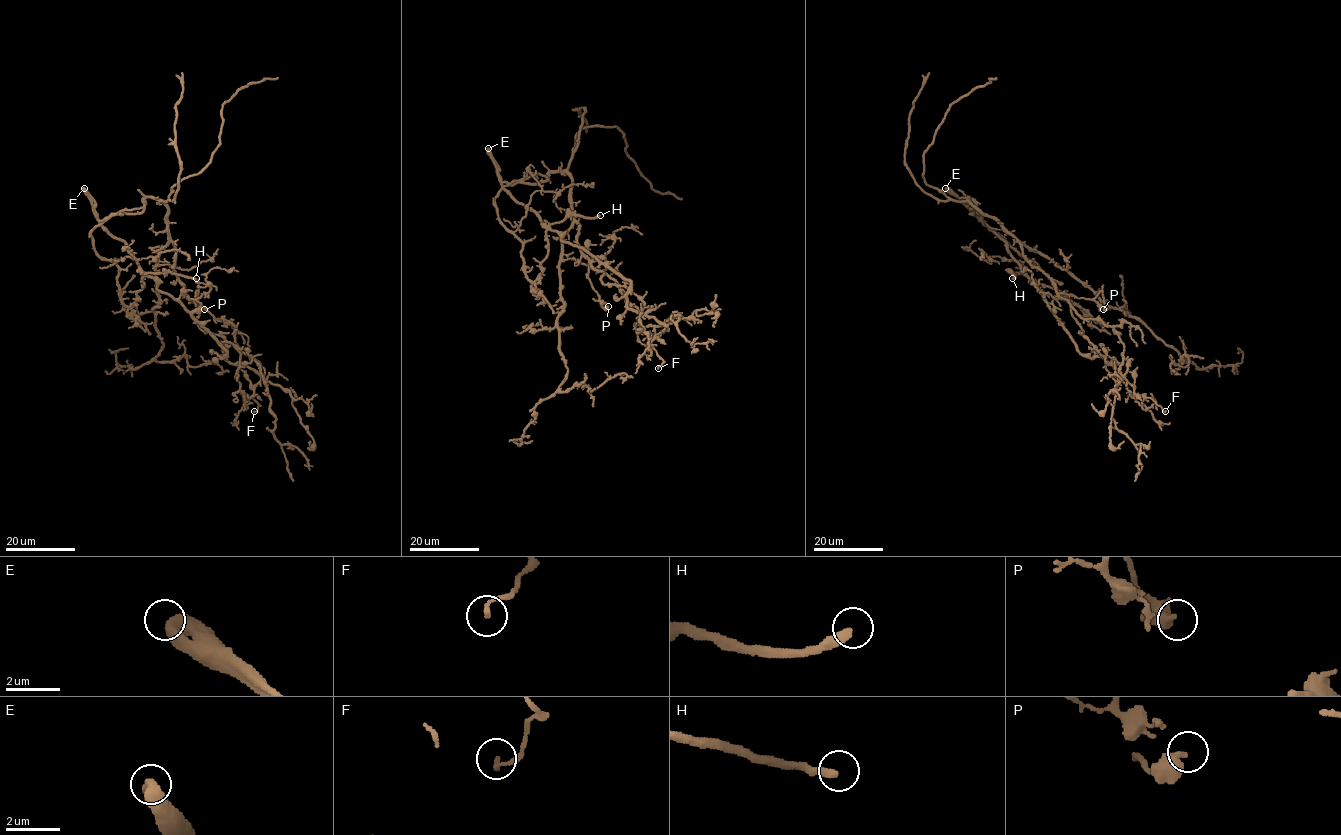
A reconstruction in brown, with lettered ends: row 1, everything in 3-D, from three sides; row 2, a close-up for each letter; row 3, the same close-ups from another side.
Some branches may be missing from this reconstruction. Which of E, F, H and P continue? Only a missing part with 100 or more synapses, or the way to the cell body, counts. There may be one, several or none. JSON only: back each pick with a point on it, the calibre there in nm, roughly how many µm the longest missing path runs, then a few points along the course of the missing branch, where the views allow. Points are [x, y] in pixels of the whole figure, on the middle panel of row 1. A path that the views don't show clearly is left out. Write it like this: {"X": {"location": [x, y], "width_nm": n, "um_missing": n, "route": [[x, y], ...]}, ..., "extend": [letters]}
{"H": {"location": [600, 215], "width_nm": 320, "um_missing": 50, "route": [[600, 215], [614, 216], [626, 222], [646, 226], [673, 247], [701, 247], [718, 256], [708, 260]]}, "extend": ["H"]}

